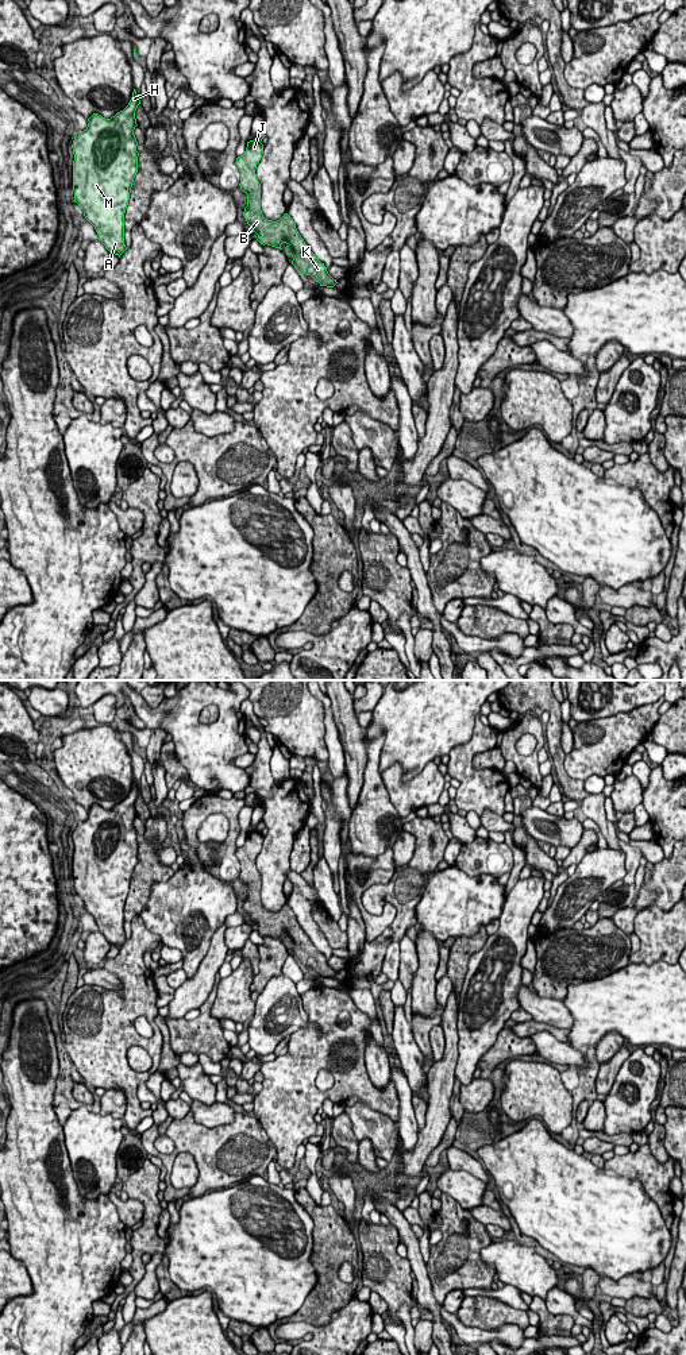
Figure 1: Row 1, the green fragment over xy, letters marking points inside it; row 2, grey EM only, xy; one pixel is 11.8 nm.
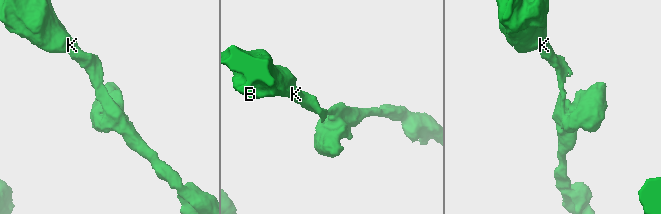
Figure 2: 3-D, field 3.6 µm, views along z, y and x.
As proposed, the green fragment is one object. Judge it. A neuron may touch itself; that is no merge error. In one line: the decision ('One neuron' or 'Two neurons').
Two neurons

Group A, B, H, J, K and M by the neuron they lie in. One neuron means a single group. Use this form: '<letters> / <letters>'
A H M / B J K

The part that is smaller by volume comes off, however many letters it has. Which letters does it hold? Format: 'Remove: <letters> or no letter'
Remove: B, J, K

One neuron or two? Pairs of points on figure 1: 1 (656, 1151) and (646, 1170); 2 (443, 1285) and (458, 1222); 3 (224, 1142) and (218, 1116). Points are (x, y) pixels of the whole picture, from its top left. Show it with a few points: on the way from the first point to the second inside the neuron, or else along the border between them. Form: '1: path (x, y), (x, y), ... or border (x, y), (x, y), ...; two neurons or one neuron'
1: border (647, 1143), (659, 1162), (670, 1158); two neurons
2: path (432, 1269), (434, 1251), (444, 1238); one neuron
3: border (192, 1112), (209, 1127), (228, 1124), (235, 1115); two neurons

